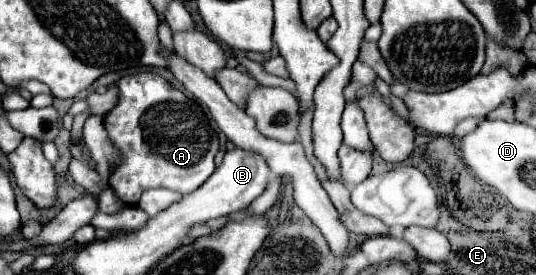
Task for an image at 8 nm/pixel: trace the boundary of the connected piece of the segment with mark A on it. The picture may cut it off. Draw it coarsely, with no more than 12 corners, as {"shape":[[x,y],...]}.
{"shape":[[151,71],[127,75],[103,121],[115,195],[185,195],[215,171],[199,103]]}

